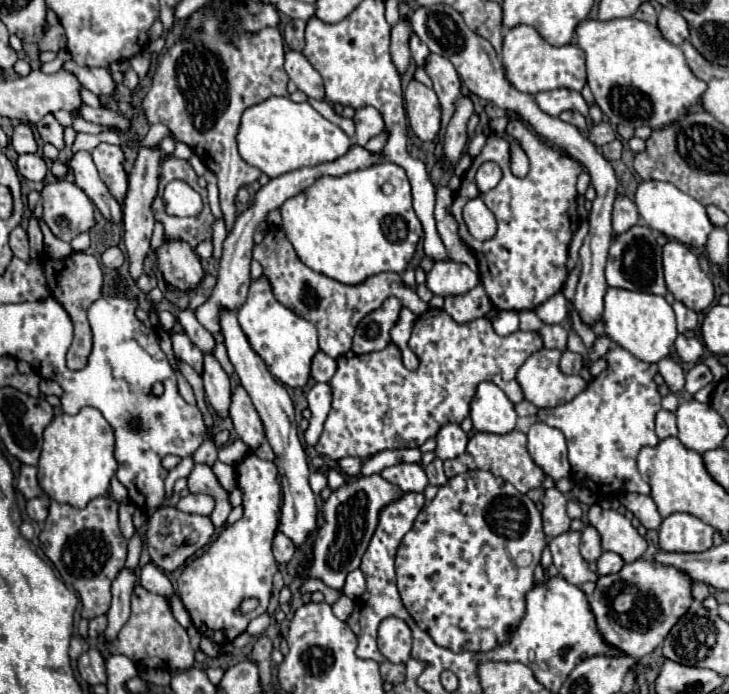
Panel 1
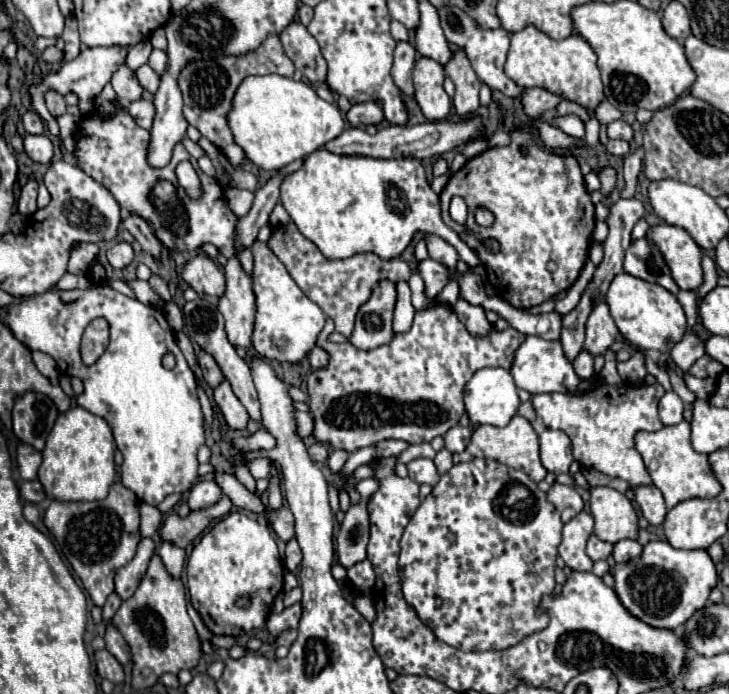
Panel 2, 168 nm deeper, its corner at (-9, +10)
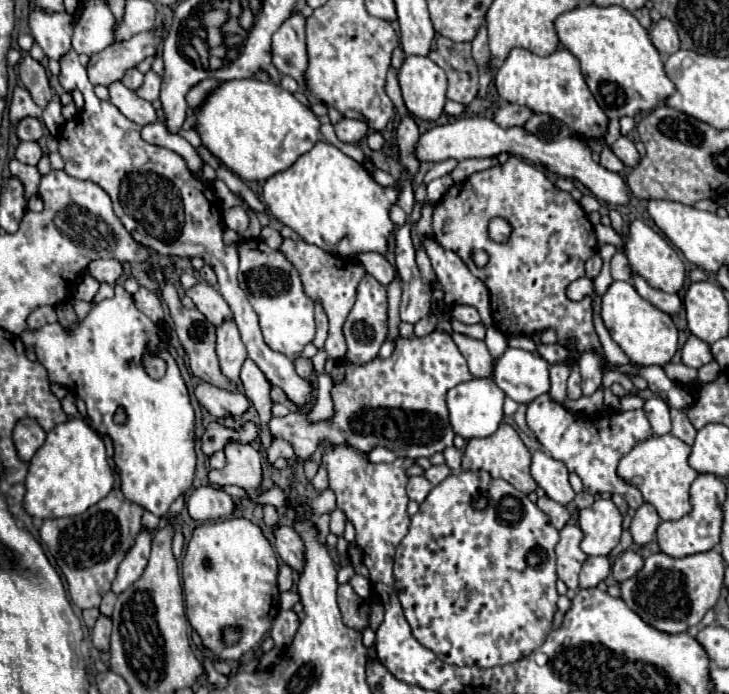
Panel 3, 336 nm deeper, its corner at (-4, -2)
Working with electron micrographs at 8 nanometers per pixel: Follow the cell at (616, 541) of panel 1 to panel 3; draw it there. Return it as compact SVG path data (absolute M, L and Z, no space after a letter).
M599 498L593 502L593 506L579 510L579 528L583 532L581 550L587 556L607 556L619 544L621 520L623 520L623 516L619 514L619 510L611 498Z

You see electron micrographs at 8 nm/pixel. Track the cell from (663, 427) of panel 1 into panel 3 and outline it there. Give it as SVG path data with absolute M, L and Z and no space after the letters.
M649 398L643 404L643 412L653 428L655 434L667 434L671 430L671 418L669 418L669 406L661 398Z

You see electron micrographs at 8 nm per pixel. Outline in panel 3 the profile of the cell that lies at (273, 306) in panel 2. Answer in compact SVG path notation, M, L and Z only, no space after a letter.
M261 238L243 240L239 248L239 286L259 316L259 326L267 346L285 356L297 356L305 344L315 338L313 300L303 292L299 272L279 252L271 250Z

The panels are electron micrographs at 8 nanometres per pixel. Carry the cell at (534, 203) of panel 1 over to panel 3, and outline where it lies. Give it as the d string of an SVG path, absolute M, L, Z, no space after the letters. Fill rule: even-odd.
M509 156L505 164L477 172L461 184L453 184L435 206L433 230L435 230L433 234L435 242L455 252L469 266L469 270L479 280L483 280L483 284L487 286L491 294L491 316L493 316L495 328L501 330L505 336L509 338L511 336L533 336L541 330L553 328L557 332L557 344L565 346L567 340L575 340L575 348L579 352L603 354L599 336L593 328L593 318L591 318L593 312L589 306L591 302L571 302L565 296L565 288L569 286L569 282L585 276L585 262L599 250L595 230L587 214L571 198L571 194L555 188L553 182L543 174L543 170L539 170L537 166L529 164L527 160L519 156ZM495 216L507 218L513 226L513 234L509 242L505 244L493 242L487 234L487 224ZM475 248L481 248L489 254L489 262L483 268L475 266L473 262Z

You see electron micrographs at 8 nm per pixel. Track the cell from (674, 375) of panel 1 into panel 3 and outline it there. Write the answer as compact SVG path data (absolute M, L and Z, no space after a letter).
M671 408L671 422L673 422L671 434L677 436L677 438L681 438L685 444L693 444L697 430L695 430L693 424L689 422L685 410L675 410L675 408Z

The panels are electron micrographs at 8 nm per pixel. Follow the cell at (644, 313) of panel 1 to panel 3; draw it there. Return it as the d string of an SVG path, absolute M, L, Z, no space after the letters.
M613 282L601 298L601 318L611 338L635 364L665 366L677 352L677 328L669 314L657 310L639 296L631 282Z

